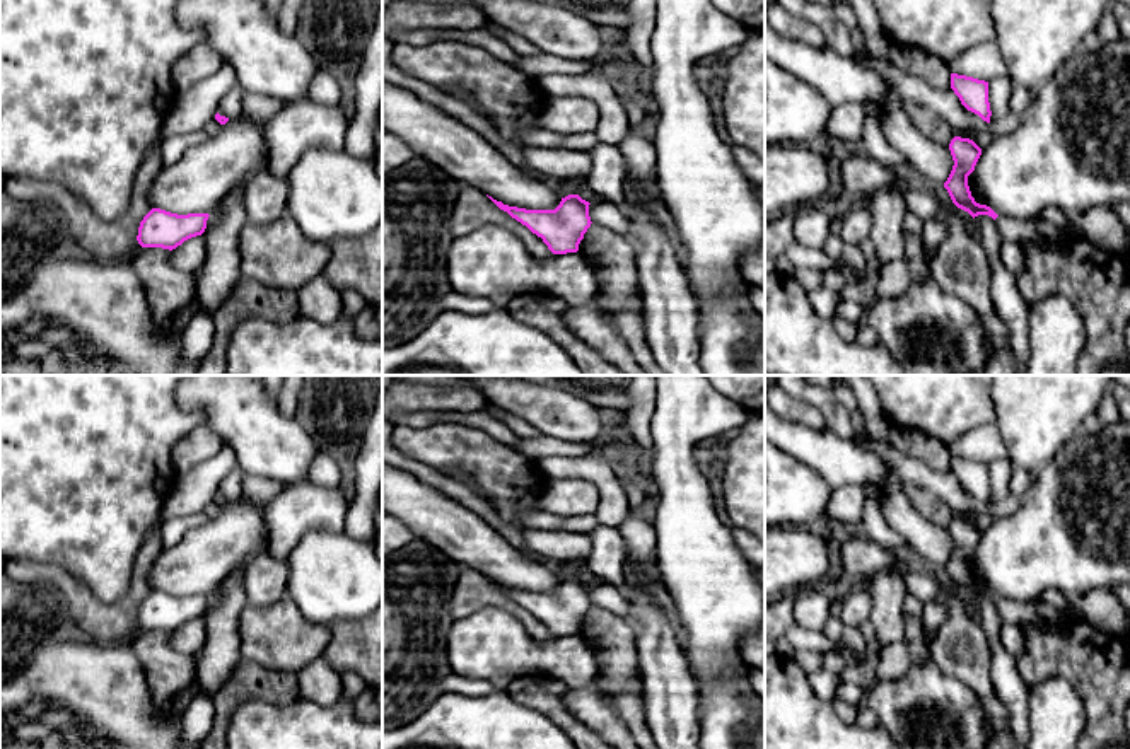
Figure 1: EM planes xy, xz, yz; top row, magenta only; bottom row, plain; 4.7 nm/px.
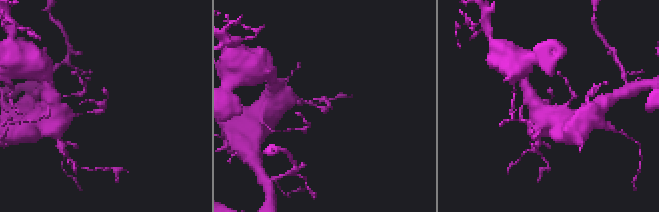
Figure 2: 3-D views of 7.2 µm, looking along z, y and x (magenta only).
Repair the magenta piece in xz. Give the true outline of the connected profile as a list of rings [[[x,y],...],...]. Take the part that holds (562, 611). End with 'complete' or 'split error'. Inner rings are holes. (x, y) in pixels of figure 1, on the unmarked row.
[[[579,577],[562,580],[555,592],[526,592],[504,587],[488,578],[500,592],[526,607],[543,621],[553,636],[577,635],[584,616],[591,609],[589,584]]]; complete

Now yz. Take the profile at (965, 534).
[[[954,519],[949,525],[949,532],[954,548],[944,570],[952,585],[968,594],[973,601],[978,597],[988,597],[995,602],[999,597],[990,589],[976,585],[968,568],[968,558],[975,553],[981,531],[970,520]]]; complete

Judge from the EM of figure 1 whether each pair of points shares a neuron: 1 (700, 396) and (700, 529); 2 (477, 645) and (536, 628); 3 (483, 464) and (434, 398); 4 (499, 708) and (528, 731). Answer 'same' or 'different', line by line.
1: same
2: different
3: different
4: same

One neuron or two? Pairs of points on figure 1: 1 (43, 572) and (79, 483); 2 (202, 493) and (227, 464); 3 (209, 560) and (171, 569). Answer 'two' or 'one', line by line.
1: two
2: one
3: one

